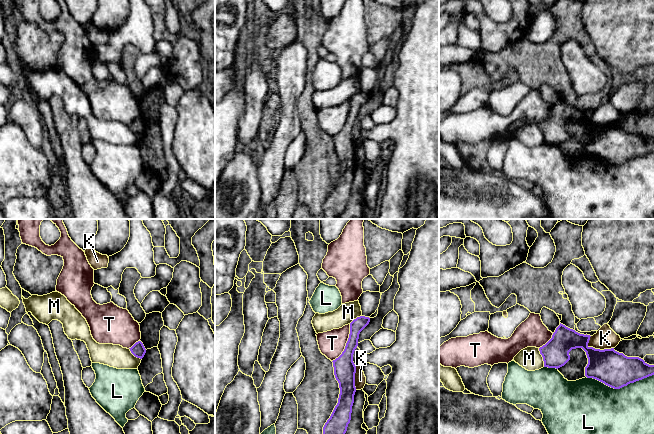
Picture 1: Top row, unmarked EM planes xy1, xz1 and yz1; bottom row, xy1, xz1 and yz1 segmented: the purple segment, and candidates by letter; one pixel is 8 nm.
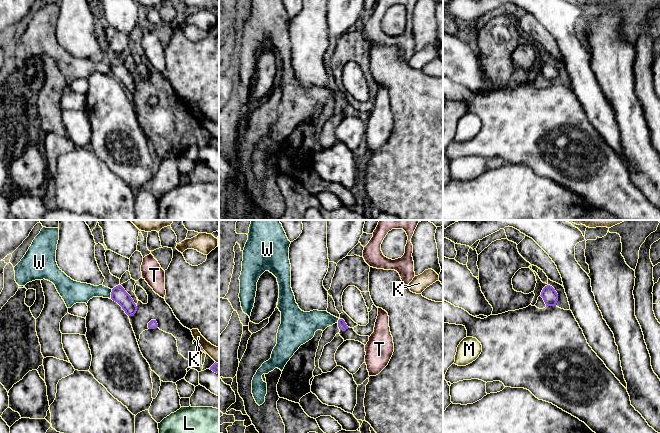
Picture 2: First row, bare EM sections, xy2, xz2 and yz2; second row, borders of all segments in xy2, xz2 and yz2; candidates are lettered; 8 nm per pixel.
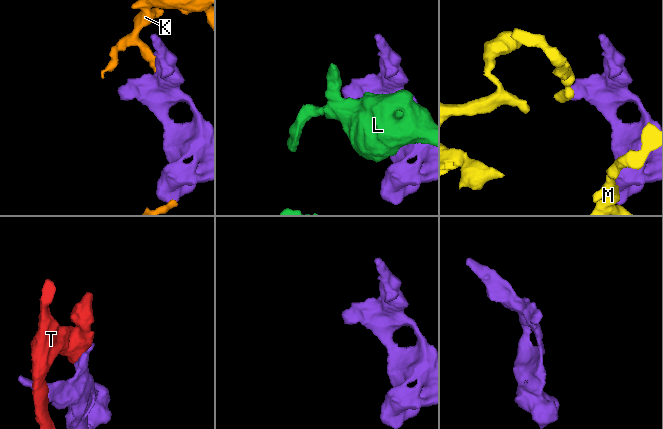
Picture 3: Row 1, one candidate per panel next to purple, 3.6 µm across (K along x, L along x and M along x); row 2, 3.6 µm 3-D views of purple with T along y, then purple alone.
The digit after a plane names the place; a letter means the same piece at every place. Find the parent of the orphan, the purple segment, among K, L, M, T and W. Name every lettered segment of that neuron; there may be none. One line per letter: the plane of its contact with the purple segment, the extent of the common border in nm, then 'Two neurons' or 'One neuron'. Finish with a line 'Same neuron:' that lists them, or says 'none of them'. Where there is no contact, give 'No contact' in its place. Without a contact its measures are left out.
K: Touches purple in yz1. Shared border 220 nm. Two neurons
L: Touches purple in yz1. Shared border 550 nm. Two neurons
M: Touches purple in yz1. Shared border 160 nm. Two neurons
T: Touches purple in xz1. Shared border 340 nm. Two neurons
W: Touches purple in xy2. Shared border 80 nm. One neuron
Same neuron: W

